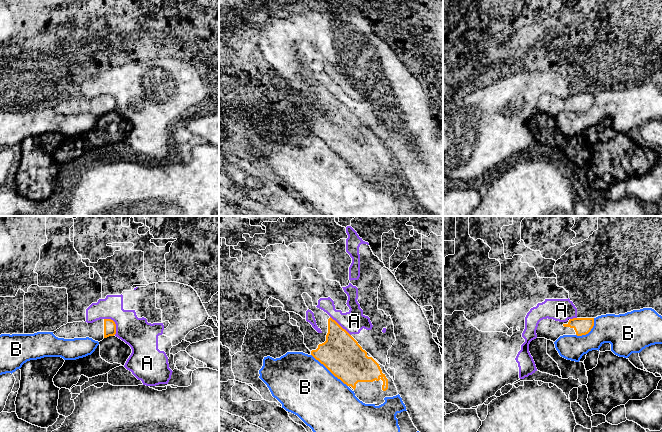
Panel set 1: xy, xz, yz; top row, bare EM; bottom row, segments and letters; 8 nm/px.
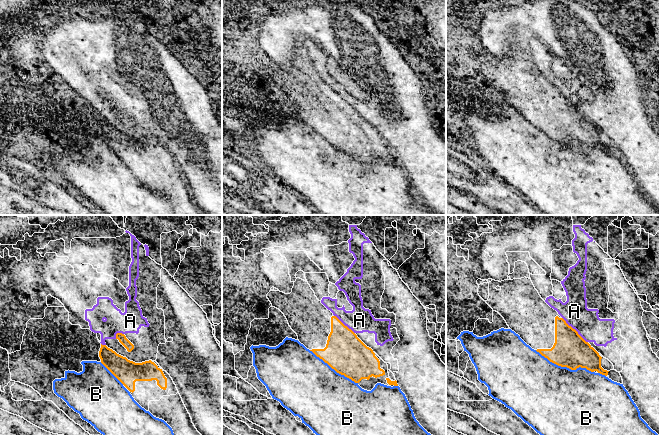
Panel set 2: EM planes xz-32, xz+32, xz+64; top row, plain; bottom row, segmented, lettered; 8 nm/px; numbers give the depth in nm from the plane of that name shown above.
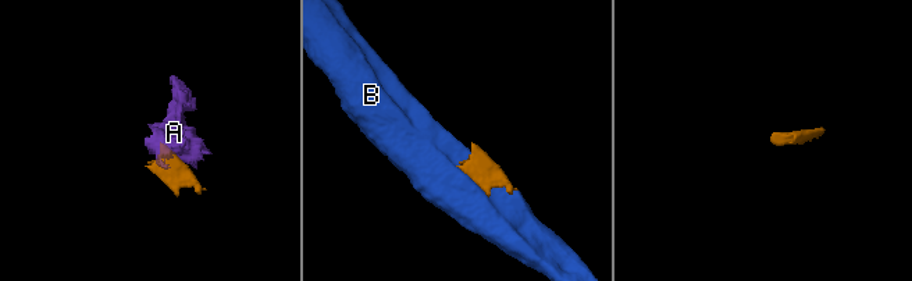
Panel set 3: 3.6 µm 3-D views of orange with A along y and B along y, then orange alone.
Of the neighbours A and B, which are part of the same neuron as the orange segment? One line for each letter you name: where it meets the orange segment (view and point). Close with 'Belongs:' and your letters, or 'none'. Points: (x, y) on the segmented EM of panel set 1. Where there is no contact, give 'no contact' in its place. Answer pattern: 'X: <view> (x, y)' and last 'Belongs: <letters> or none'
Belongs: none

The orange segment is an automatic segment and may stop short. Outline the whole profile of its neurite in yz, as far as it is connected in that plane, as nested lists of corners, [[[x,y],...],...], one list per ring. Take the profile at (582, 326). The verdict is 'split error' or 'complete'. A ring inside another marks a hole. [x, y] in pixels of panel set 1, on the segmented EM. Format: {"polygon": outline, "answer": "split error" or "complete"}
{"polygon": [[[573,318],[566,322],[543,319],[539,322],[537,338],[545,338],[555,342],[563,335],[582,336],[588,334],[594,326],[594,318]]], "answer": "split error"}

